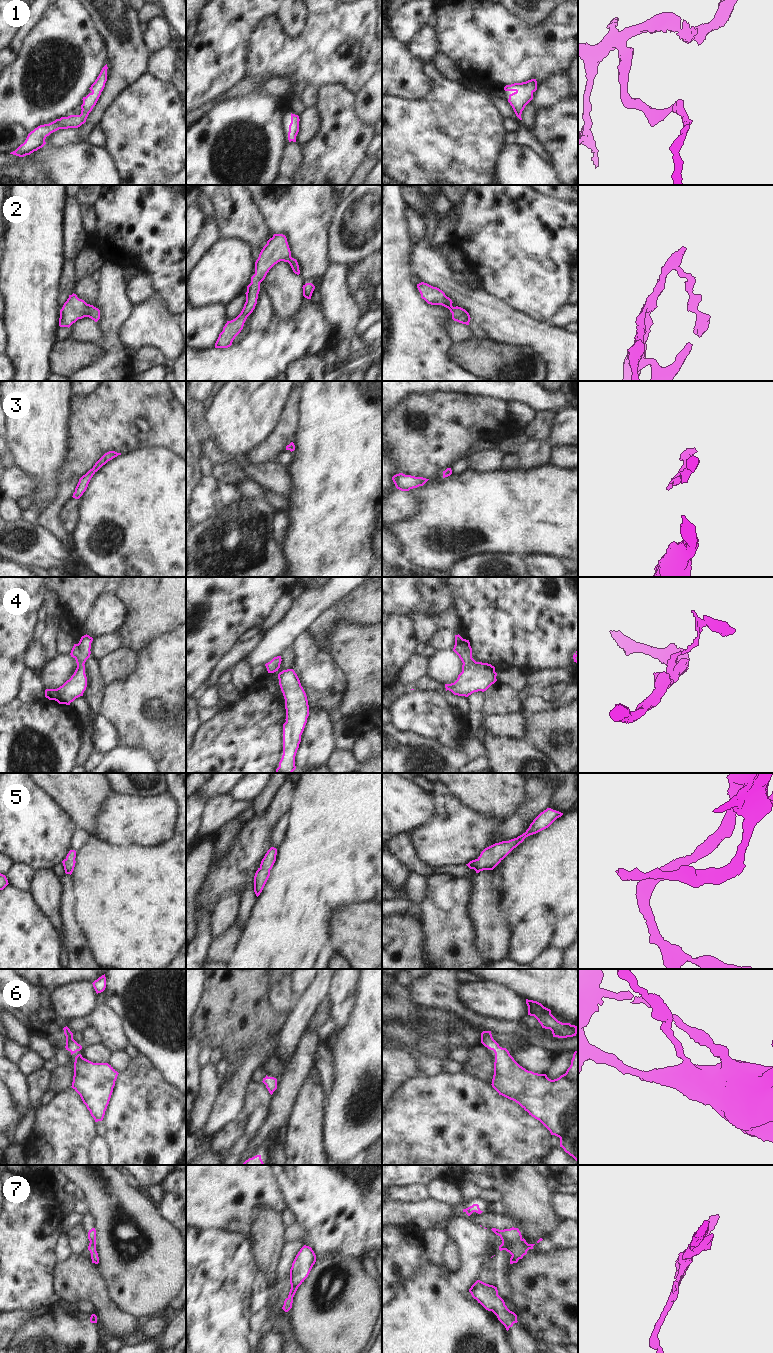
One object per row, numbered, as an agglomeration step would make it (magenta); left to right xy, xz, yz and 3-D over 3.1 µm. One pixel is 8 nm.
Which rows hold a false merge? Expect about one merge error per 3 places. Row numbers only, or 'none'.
none

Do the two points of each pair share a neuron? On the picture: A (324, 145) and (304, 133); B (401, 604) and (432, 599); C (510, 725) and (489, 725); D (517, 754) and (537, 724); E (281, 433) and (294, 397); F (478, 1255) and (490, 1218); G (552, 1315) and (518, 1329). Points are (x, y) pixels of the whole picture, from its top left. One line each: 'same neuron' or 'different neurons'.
A: different neurons
B: same neuron
C: same neuron
D: different neurons
E: same neuron
F: different neurons
G: different neurons

